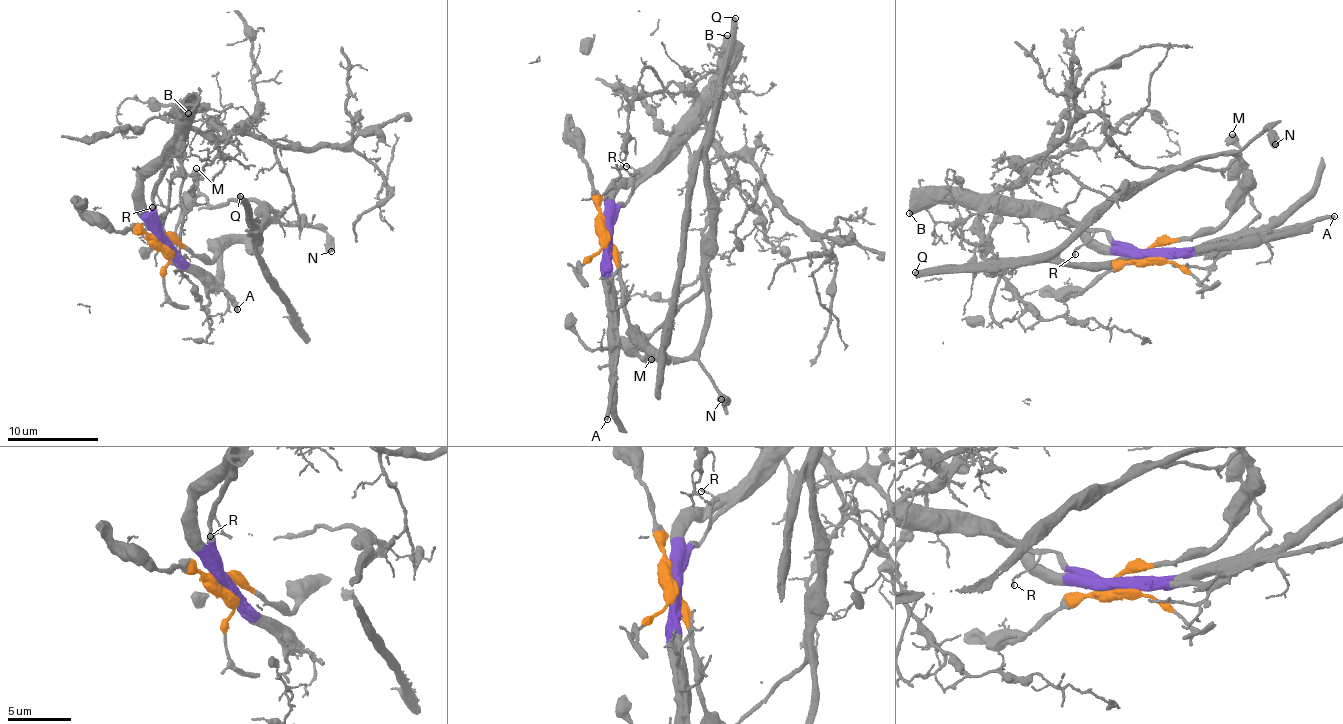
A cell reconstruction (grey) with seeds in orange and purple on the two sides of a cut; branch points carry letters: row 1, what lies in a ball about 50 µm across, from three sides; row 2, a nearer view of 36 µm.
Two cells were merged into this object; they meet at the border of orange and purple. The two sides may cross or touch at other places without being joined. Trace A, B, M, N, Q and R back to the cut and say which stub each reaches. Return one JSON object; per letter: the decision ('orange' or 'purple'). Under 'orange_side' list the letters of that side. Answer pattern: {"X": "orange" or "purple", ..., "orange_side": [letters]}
{"A": "purple", "B": "purple", "M": "orange", "N": "orange", "Q": "orange", "R": "purple", "orange_side": ["M", "N", "Q"]}

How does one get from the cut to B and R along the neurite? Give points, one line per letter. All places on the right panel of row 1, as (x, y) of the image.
B: (1151, 255), (1137, 257), (1104, 232), (1087, 232), (1064, 220), (1012, 216), (945, 202), (909, 213)
R: (1151, 255), (1137, 257), (1104, 232), (1092, 234), (1089, 242), (1077, 248), (1074, 255)

